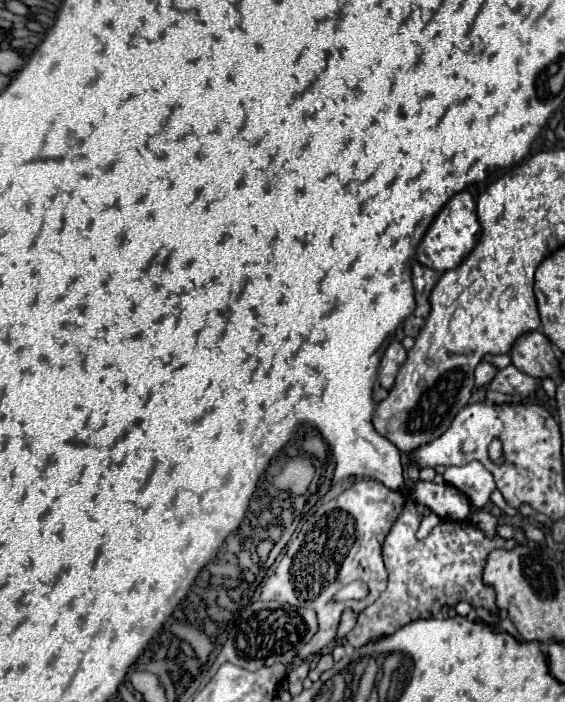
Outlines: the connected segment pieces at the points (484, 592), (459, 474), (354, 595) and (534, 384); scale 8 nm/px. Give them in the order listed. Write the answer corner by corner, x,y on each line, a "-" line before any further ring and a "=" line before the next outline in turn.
407,503
405,509
401,511
399,519
395,521
391,533
387,535
385,543
383,543
383,559
385,559
385,567
389,573
389,583
387,589
379,595
379,599
369,605
367,609
363,609
359,613
357,625
349,631
347,641
353,647
361,647
371,639
377,639
379,635
389,635
395,629
419,619
419,617
433,617
441,611
443,605
457,605
457,601
469,601
473,607
485,607
491,613
497,611
495,605
495,591
489,585
483,585
481,575
483,575
483,565
487,555
495,549
495,547
515,547
517,541
515,539
487,539
483,531
479,531
477,527
473,527
469,521
441,521
423,541
417,541
415,531
419,529
421,523
421,515
417,513
417,505
415,503
=
471,461
461,467
447,467
443,477
469,499
473,509
483,509
489,503
491,491
495,489
493,475
479,461
=
353,581
341,589
341,593
349,595
345,599
363,599
367,595
367,585
363,581
=
513,365
501,369
487,387
487,399
493,403
511,403
527,397
531,391
541,387
541,381
515,369

